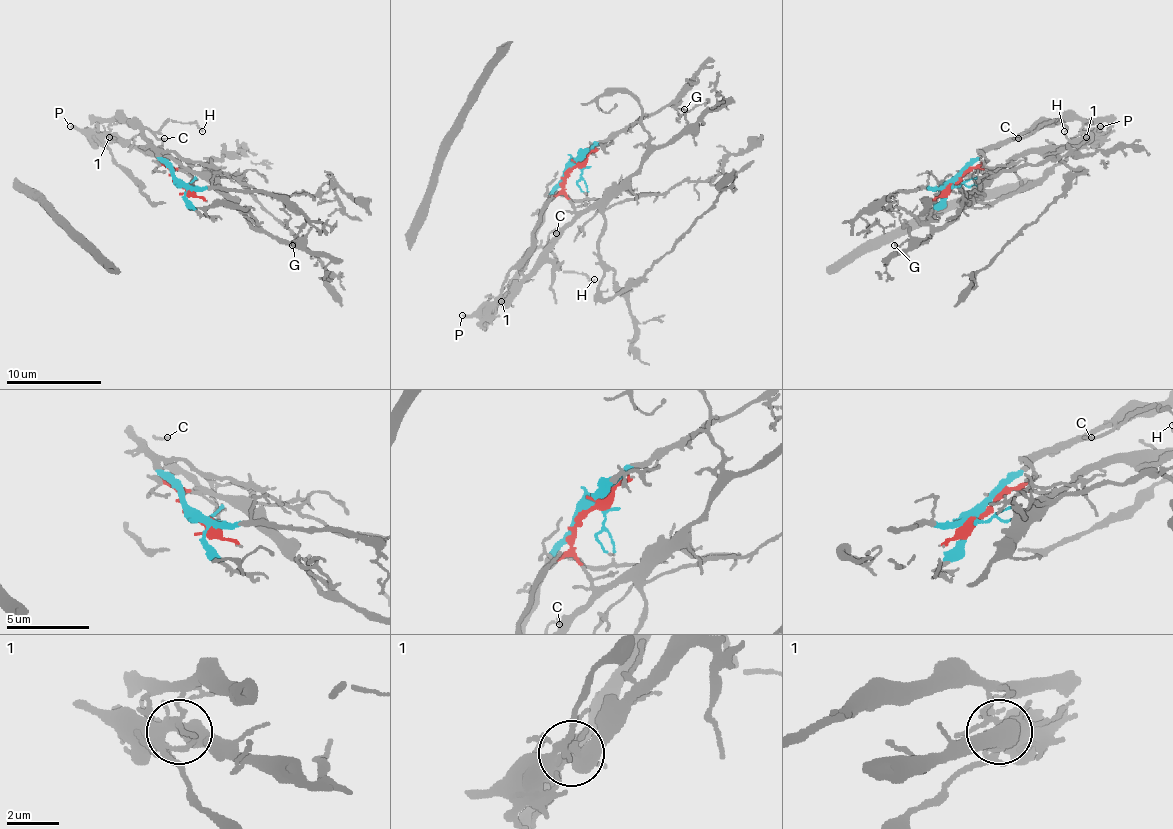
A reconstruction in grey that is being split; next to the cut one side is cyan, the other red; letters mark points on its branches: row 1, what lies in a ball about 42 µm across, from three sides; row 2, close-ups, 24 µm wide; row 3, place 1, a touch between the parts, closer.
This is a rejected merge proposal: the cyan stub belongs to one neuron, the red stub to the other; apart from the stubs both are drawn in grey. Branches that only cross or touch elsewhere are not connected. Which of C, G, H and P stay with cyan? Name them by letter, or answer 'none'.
C, H

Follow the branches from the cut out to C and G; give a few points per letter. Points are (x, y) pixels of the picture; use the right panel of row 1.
C: (954, 182), (995, 146), (1030, 132), (1018, 139)
G: (954, 182), (973, 167), (985, 167), (992, 172), (988, 177), (988, 184), (930, 236), (895, 246)

